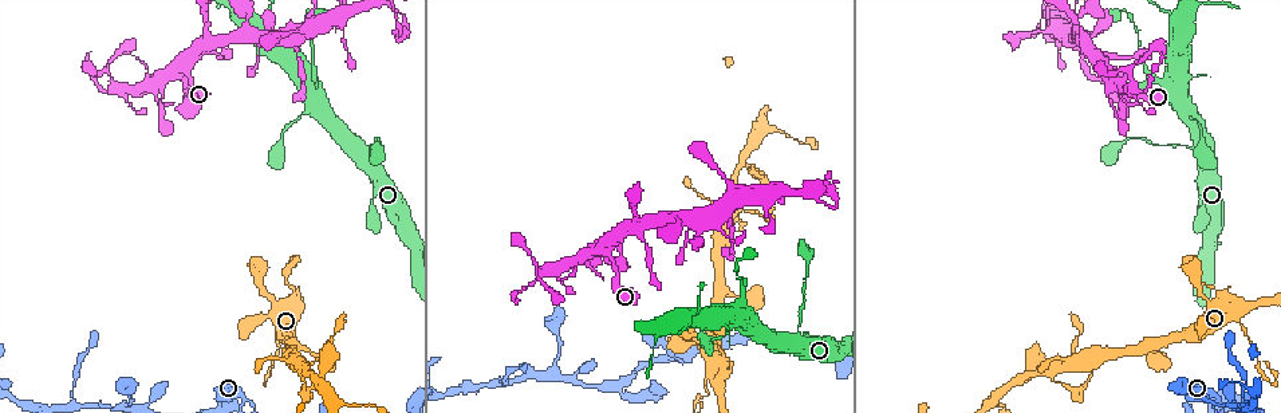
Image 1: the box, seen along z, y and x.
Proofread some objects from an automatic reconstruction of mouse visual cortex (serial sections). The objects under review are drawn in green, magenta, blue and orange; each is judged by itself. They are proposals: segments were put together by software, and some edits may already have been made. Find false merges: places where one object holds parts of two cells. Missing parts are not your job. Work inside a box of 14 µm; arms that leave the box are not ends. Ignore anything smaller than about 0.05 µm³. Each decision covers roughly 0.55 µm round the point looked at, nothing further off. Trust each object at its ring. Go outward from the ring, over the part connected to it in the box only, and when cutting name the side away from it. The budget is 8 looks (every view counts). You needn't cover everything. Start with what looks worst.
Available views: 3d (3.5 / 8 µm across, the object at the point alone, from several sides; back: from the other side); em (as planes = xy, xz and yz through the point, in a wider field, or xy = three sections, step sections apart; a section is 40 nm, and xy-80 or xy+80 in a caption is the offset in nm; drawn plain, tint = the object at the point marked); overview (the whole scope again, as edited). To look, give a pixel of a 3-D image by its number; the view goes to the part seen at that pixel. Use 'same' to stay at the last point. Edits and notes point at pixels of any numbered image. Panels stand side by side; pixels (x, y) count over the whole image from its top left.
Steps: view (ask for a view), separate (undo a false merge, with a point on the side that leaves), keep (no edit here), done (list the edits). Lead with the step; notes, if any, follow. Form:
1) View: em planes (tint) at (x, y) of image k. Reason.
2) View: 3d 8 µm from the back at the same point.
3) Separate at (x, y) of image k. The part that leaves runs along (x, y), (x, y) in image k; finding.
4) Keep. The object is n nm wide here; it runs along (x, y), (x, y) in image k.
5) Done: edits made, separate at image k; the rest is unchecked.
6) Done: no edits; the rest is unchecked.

View: 3d 8 µm at (681, 359) of image 1. Narrows sharply.

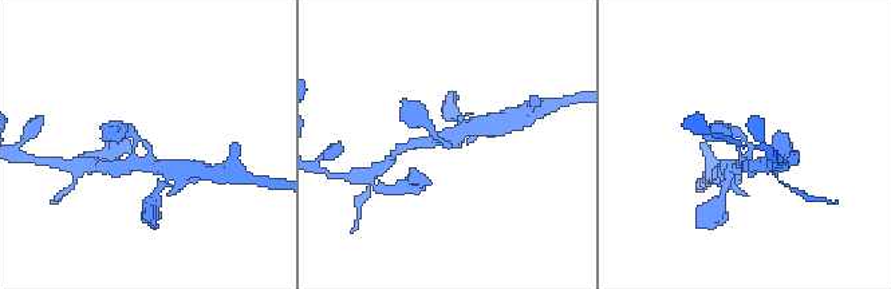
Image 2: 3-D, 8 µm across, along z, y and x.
View: em xy step 3 (tint) at (751, 143) of image 2. 3 arms meet here; the arms are 250, 250, 300 nm wide.

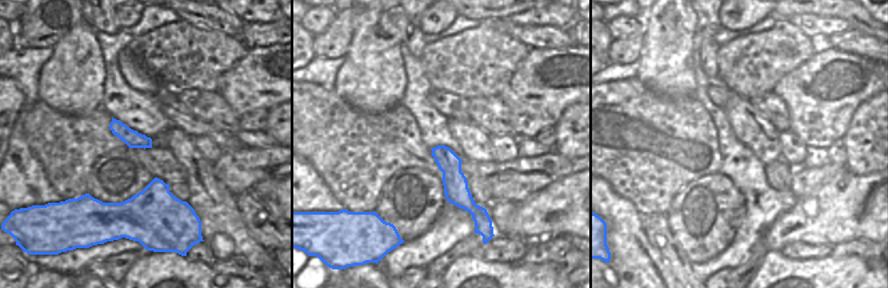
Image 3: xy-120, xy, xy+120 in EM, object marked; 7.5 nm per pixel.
Keep. It runs along (435, 151), (474, 208) in image 3; all the same cell.

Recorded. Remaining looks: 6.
View: 3d 3.5 µm at (1241, 394) of image 1. Calibre changes.

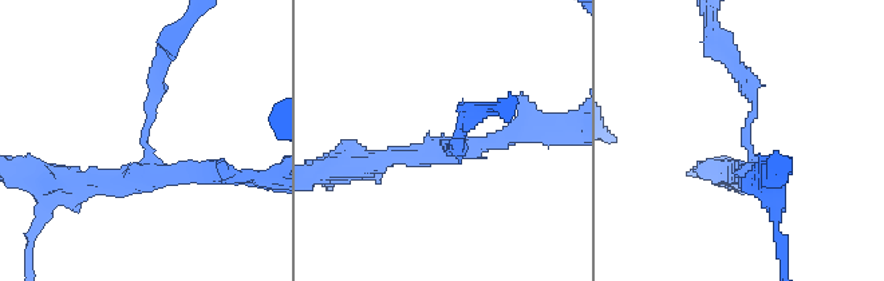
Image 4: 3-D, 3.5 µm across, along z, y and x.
View: em planes (tint) at (444, 145) of image 4. 3 arms meet here; the arms are 200, 250, 250 nm wide; shape alone is not enough.

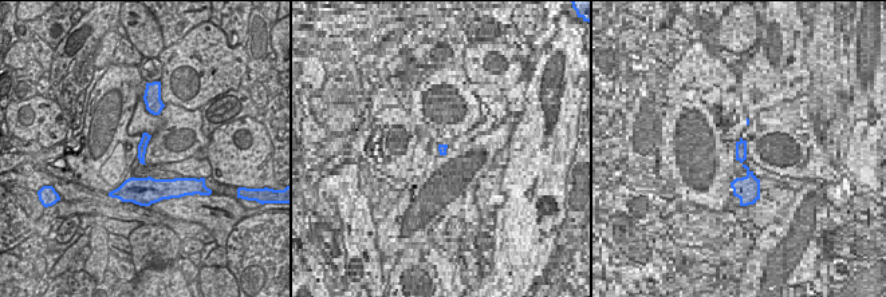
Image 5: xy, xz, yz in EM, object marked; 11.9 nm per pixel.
Keep. It runs along (145, 134), (141, 161) in image 5; one cell here.

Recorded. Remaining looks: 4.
View: em xy step 5 (tint) at (193, 96) of image 1. Sharp bend.

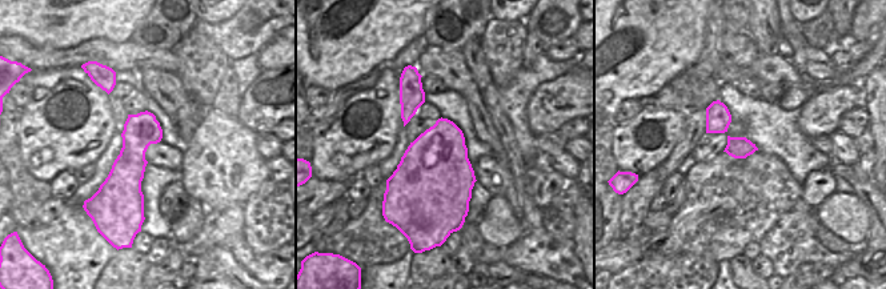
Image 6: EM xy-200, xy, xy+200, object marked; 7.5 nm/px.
View: 3d 3.5 µm at the same point.

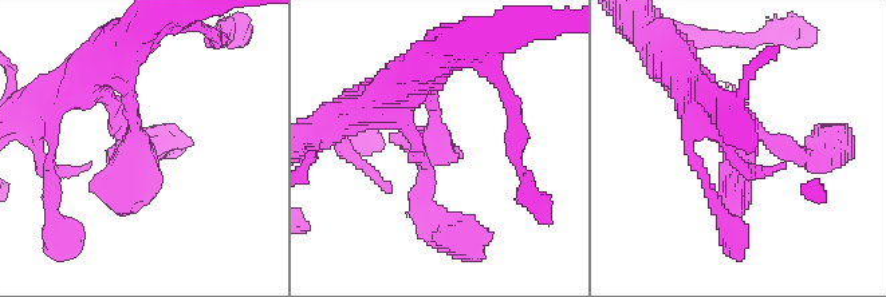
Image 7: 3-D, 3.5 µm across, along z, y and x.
Keep. Continuous, no second cell.

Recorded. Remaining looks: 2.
Done: no edits; the rest is unchecked.

